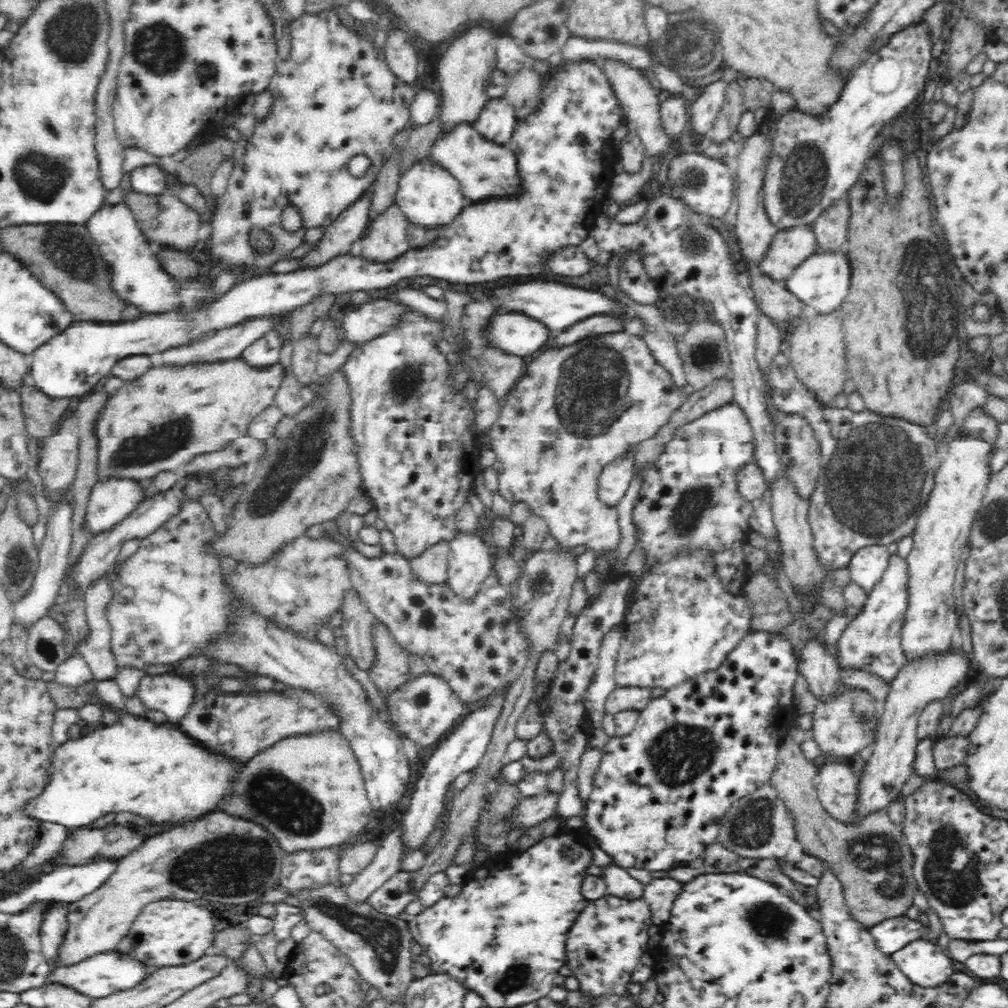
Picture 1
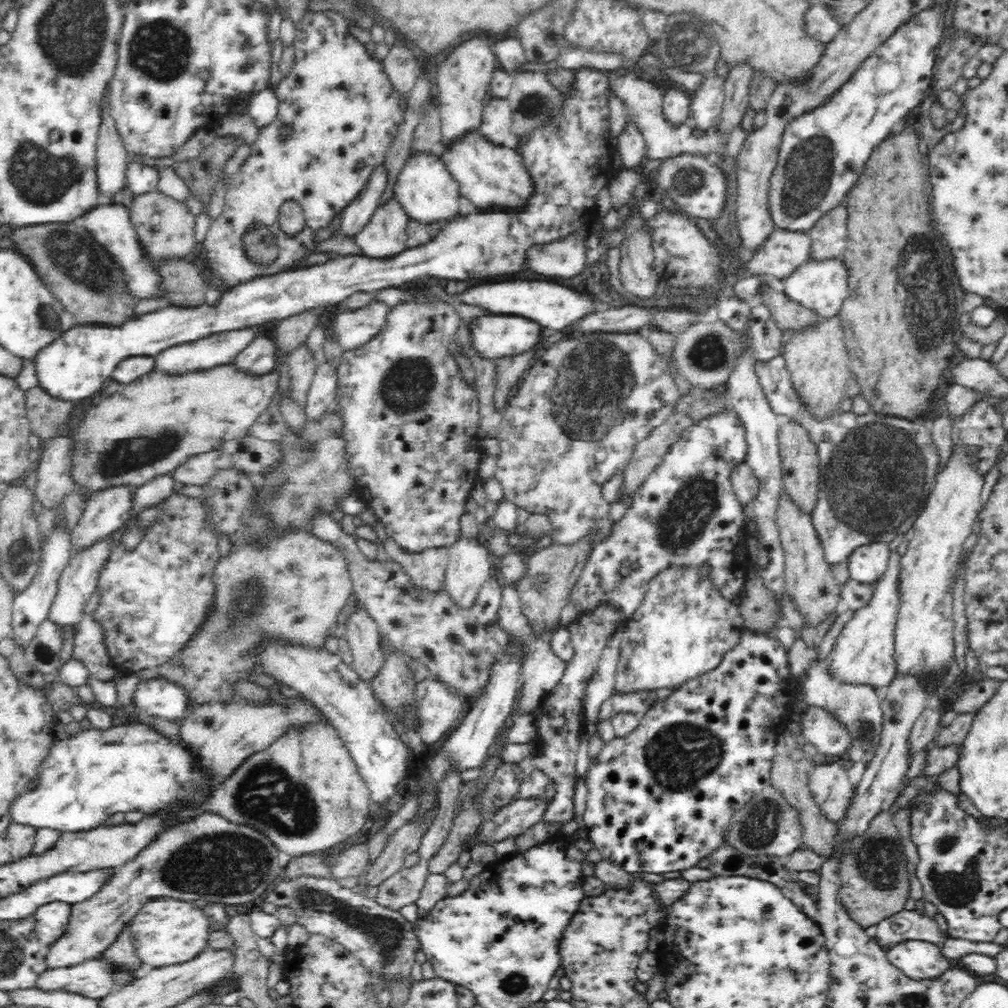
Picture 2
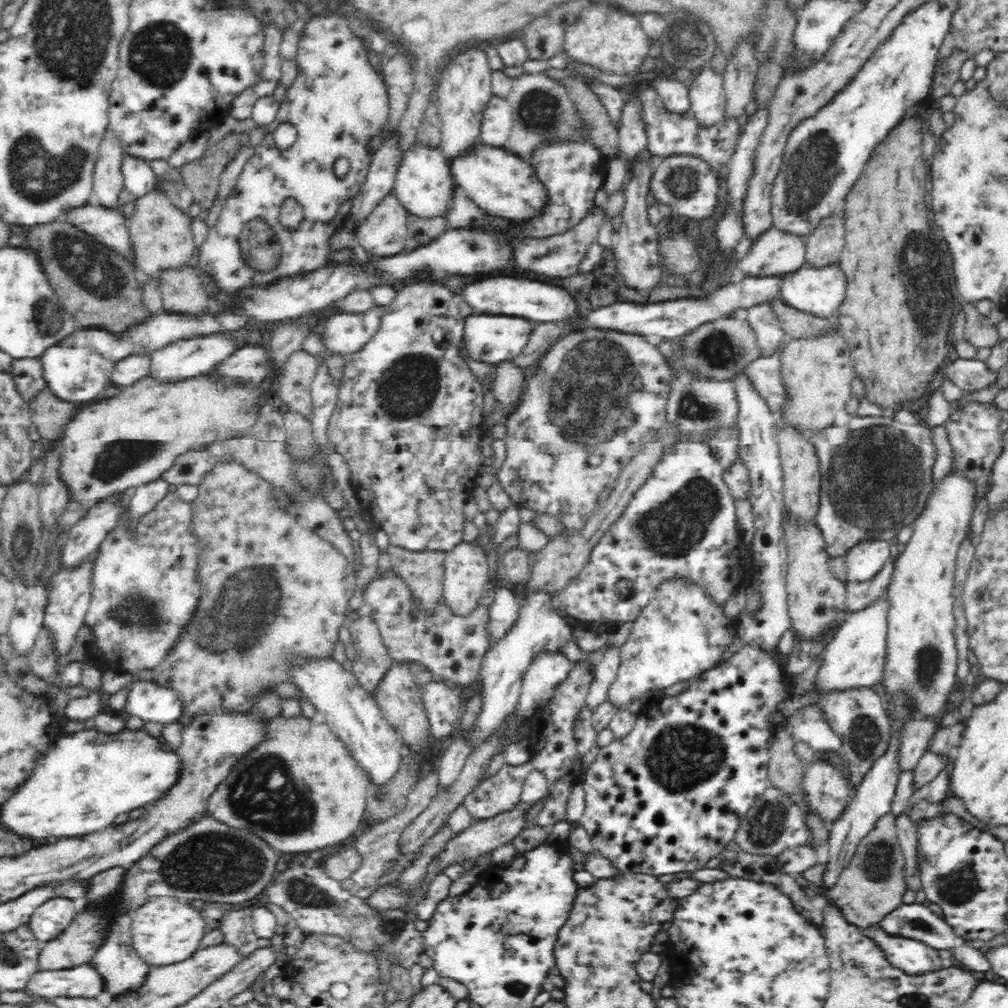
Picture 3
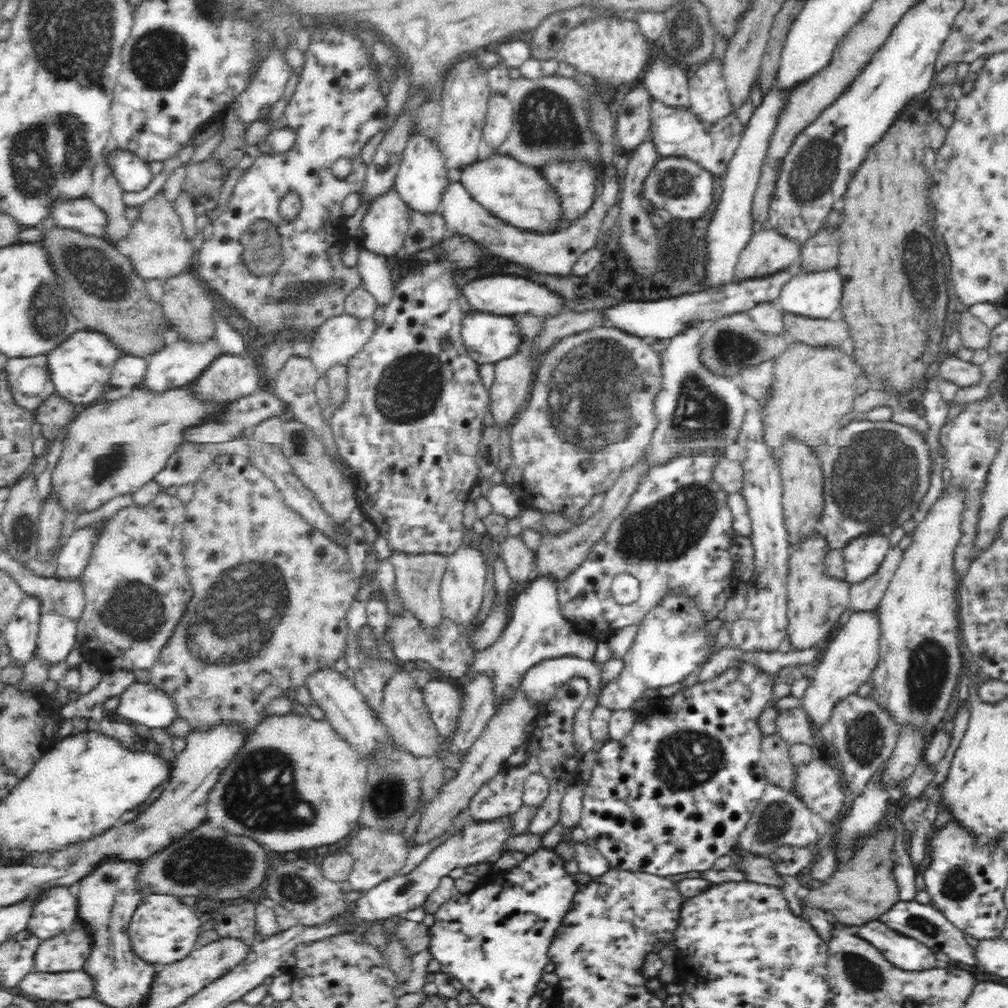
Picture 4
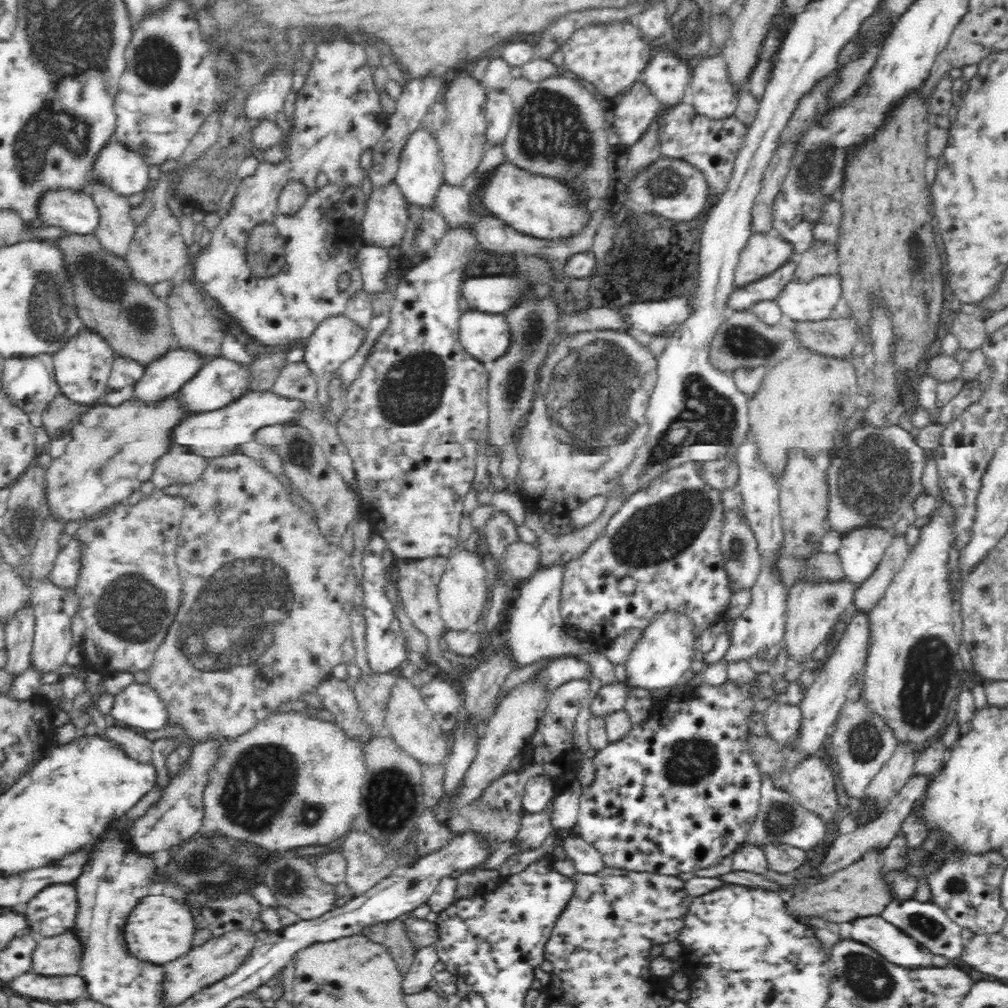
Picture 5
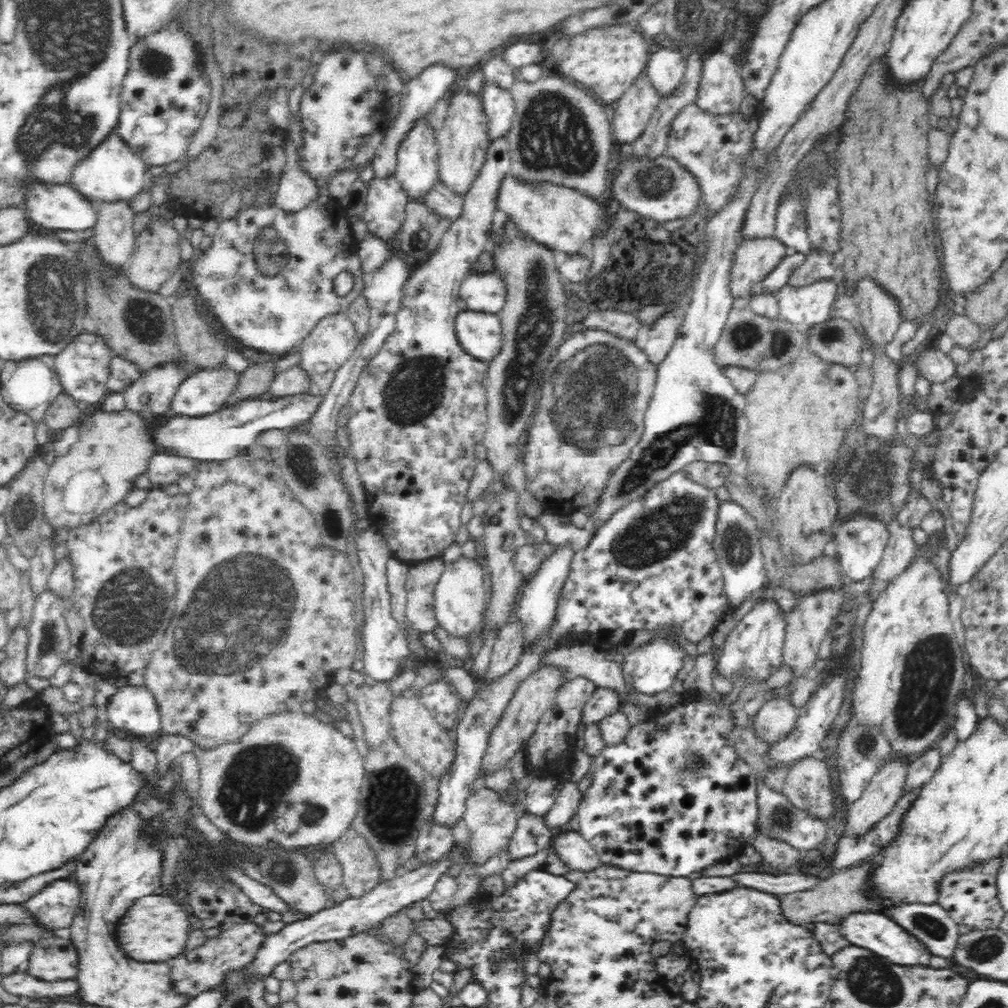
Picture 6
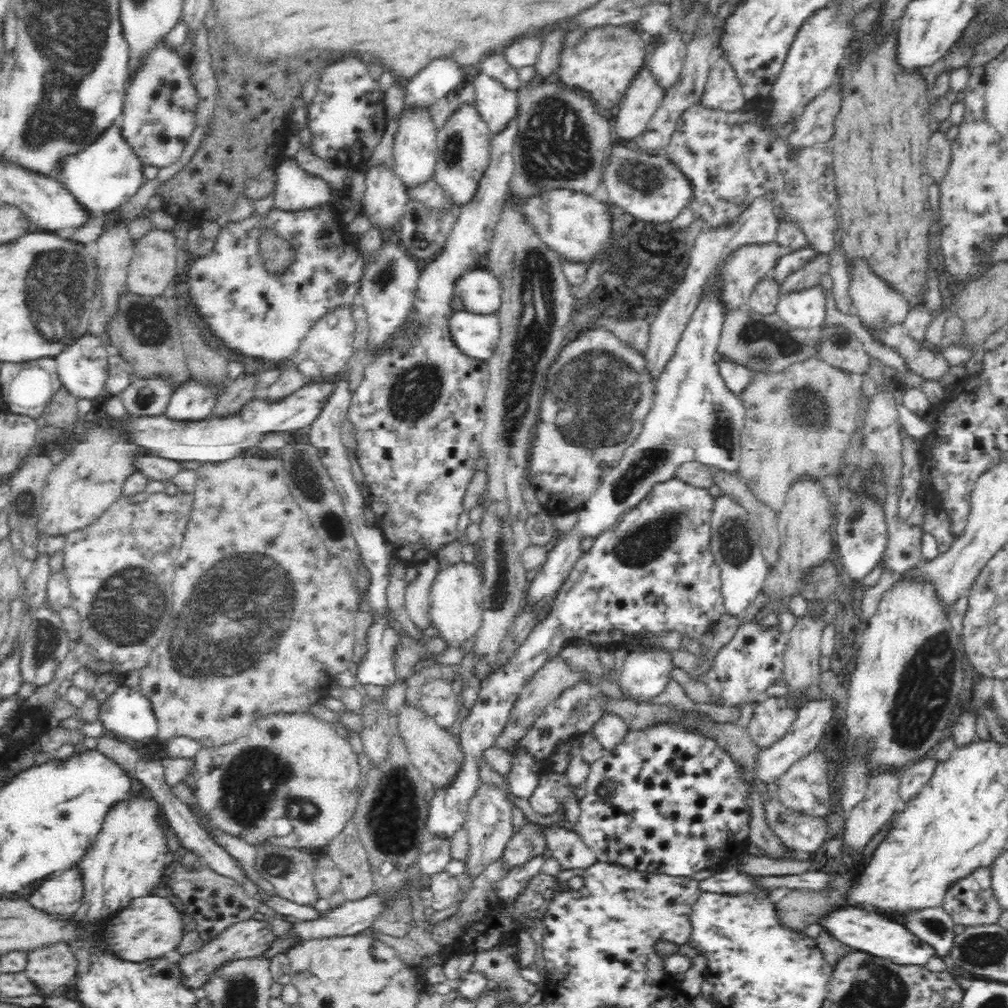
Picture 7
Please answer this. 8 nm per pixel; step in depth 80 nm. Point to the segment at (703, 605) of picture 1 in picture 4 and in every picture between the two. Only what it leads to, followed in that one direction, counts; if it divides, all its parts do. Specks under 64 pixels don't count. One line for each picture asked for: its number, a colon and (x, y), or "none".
2: (684, 628)
3: (681, 634)
4: (672, 642)

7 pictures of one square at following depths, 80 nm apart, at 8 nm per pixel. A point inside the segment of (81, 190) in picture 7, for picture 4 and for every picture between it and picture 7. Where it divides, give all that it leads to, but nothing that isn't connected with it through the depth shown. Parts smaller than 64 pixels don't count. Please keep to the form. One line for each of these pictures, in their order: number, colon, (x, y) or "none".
4: (132, 174)
5: (124, 172)
6: (111, 172)

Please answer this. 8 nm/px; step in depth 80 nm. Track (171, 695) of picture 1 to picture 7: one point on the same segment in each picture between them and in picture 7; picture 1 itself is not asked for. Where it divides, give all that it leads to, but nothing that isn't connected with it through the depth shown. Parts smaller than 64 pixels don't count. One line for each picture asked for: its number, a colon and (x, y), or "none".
2: (160, 699)
3: (150, 702)
4: (141, 703)
5: (137, 706)
6: (131, 709)
7: (127, 713)

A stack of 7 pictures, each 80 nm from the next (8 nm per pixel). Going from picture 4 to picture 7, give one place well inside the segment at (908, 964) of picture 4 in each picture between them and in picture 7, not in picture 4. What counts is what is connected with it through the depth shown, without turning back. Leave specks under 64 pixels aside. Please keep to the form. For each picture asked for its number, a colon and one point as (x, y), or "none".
5: (889, 941)
6: (878, 934)
7: (851, 926)

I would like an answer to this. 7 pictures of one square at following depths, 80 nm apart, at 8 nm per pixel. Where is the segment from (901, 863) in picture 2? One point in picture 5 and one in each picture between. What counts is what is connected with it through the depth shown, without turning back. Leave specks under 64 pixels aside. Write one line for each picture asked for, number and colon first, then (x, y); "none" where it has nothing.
3: (870, 886)
4: (862, 889)
5: (859, 889)

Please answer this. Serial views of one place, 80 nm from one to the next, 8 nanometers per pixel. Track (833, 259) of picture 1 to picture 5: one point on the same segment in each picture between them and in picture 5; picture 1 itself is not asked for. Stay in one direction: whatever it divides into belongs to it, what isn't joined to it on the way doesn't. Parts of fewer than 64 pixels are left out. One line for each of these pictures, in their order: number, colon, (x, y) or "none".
2: (820, 285)
3: (819, 291)
4: (816, 296)
5: (813, 301)

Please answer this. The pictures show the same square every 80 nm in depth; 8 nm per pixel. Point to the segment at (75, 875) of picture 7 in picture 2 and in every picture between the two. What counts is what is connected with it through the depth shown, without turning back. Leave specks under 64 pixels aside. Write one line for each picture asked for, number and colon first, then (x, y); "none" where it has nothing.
2: (51, 919)
3: (49, 920)
4: (56, 910)
5: (54, 909)
6: (56, 904)

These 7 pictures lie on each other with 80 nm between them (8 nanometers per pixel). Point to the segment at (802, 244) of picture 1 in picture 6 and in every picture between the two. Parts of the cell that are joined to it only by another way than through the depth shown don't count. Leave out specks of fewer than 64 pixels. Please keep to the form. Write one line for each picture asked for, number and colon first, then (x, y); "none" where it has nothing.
2: (780, 254)
3: (773, 253)
4: (767, 252)
5: (764, 253)
6: (753, 260)

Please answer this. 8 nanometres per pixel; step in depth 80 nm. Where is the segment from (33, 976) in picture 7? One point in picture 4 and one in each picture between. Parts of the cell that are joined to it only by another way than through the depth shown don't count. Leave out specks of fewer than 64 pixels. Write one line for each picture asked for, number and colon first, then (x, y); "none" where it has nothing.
4: (66, 953)
5: (60, 956)
6: (54, 960)

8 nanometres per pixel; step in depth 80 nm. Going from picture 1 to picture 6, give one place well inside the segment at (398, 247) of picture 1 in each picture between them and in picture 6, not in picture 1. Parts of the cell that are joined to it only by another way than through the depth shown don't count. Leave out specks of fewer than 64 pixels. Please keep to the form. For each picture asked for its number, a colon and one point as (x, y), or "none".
2: (385, 235)
3: (382, 233)
4: (386, 222)
5: (384, 222)
6: (386, 200)

